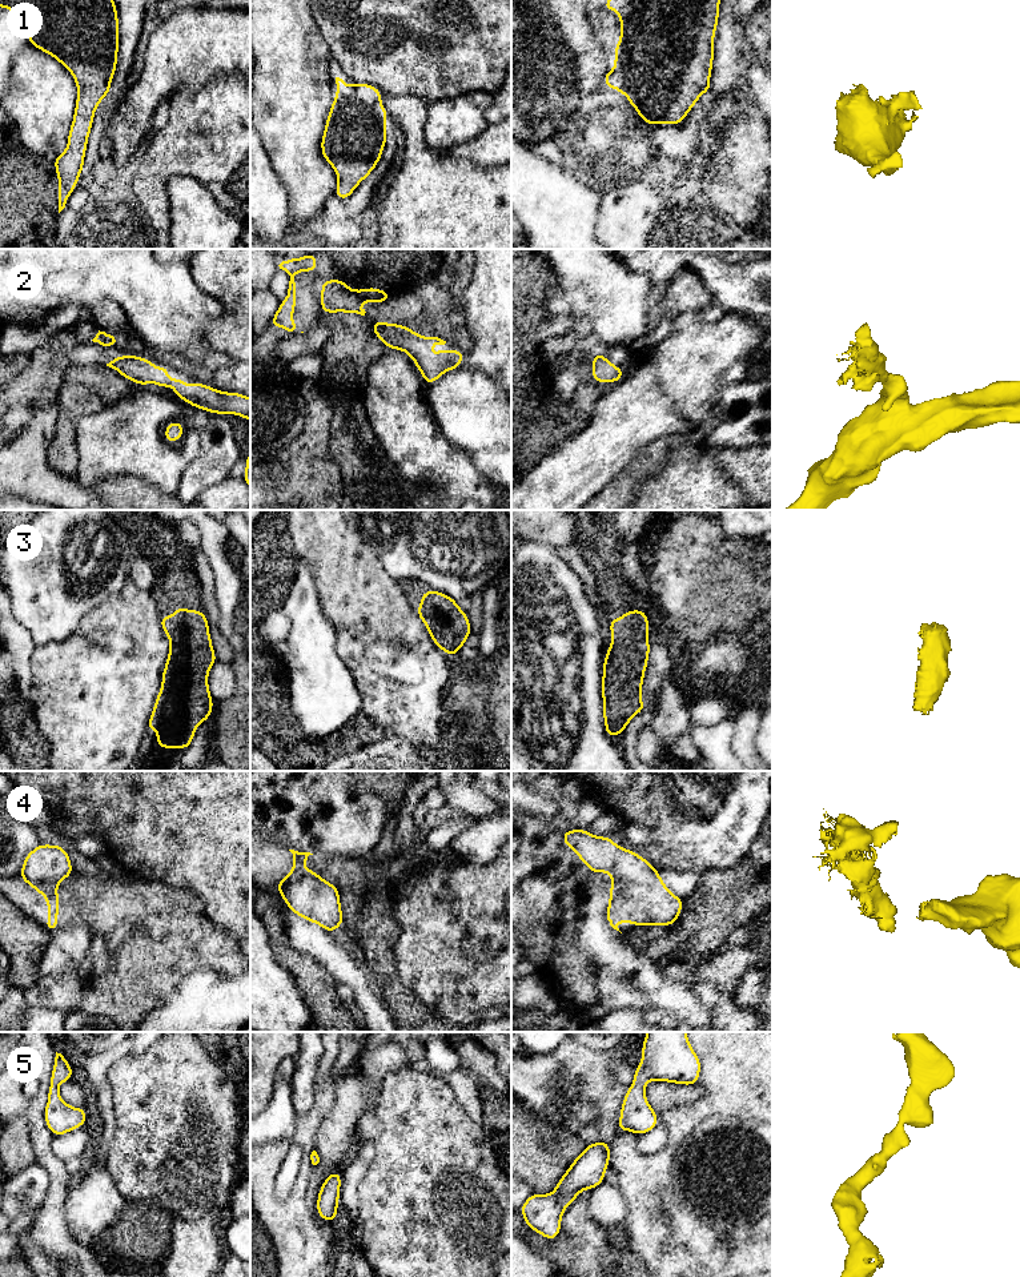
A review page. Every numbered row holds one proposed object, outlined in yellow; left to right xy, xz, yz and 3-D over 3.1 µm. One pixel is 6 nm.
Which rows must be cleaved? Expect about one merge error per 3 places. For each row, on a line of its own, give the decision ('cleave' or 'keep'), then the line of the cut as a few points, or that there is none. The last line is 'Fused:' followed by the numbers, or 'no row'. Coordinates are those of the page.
1: keep; cut none
2: keep; cut none
3: keep; cut none
4: cleave; cut yz (647, 862), (639, 871), (615, 876), (646, 914), (647, 924)
5: keep; cut none
Fused: 4

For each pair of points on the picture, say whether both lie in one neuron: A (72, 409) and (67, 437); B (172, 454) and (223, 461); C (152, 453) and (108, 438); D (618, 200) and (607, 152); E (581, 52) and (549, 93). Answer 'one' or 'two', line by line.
A: one
B: two
C: one
D: two
E: one

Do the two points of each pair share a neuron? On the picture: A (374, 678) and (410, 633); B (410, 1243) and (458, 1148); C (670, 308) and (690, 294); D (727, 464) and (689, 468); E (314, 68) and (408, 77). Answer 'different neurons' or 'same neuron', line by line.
A: same neuron
B: same neuron
C: same neuron
D: same neuron
E: different neurons

